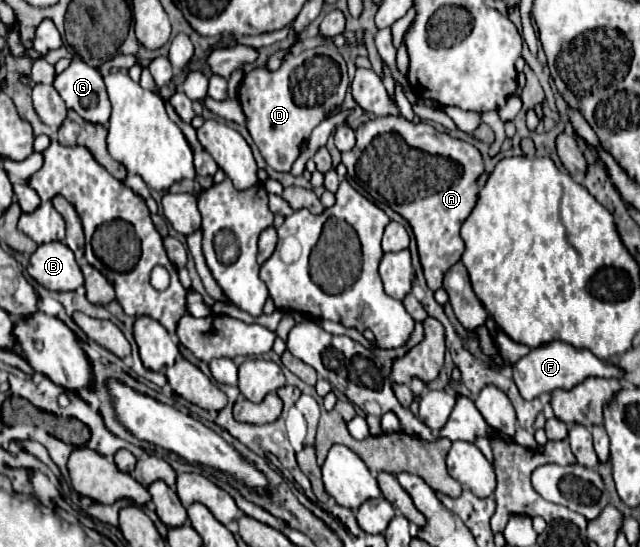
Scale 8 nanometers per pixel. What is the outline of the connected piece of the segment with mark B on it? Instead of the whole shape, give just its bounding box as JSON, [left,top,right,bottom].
[27,242,83,292]

